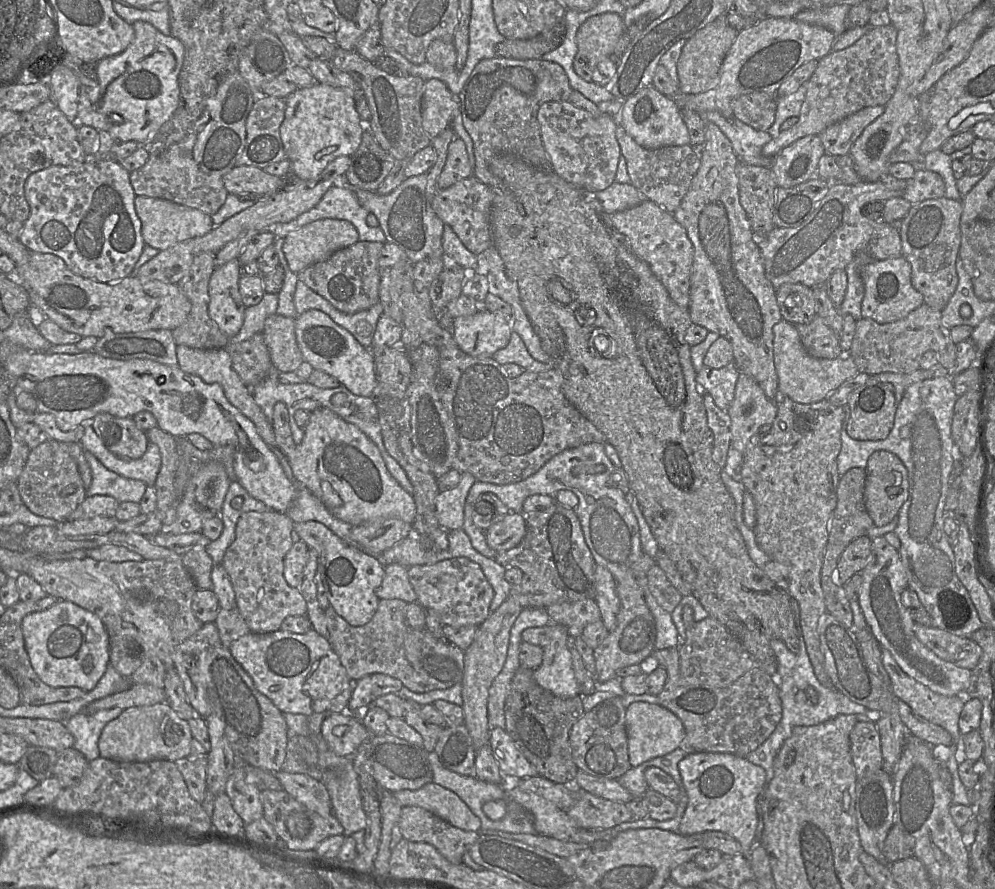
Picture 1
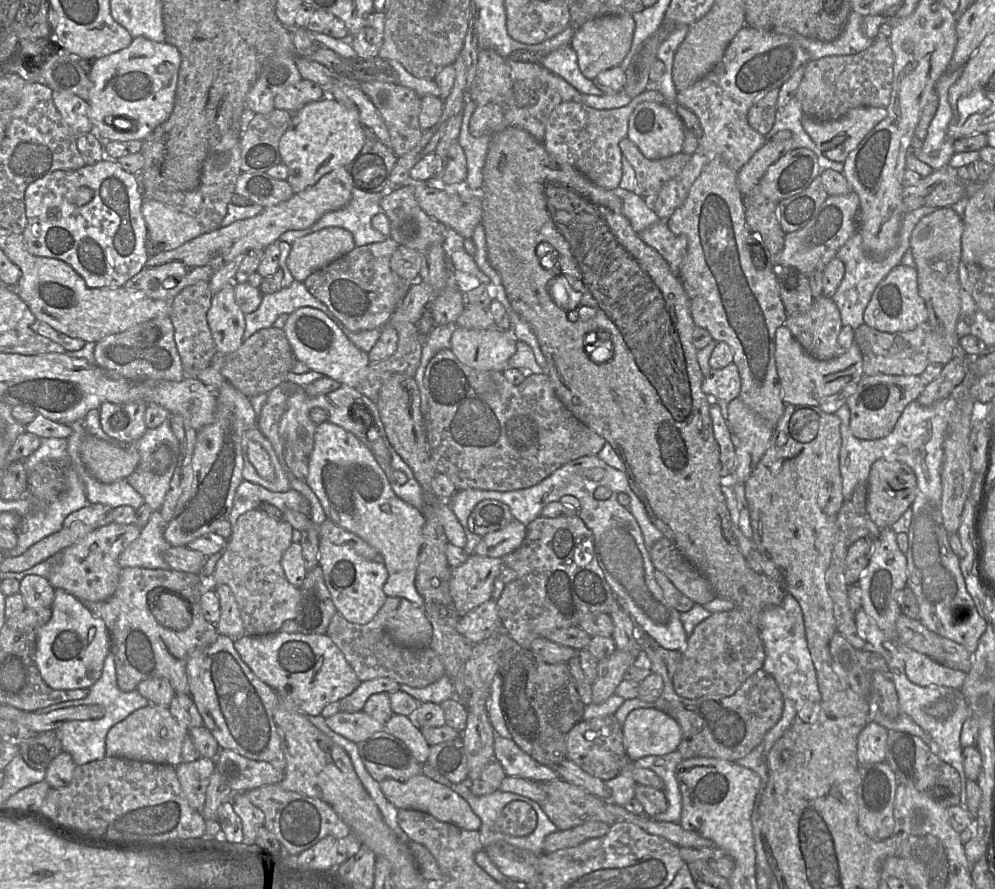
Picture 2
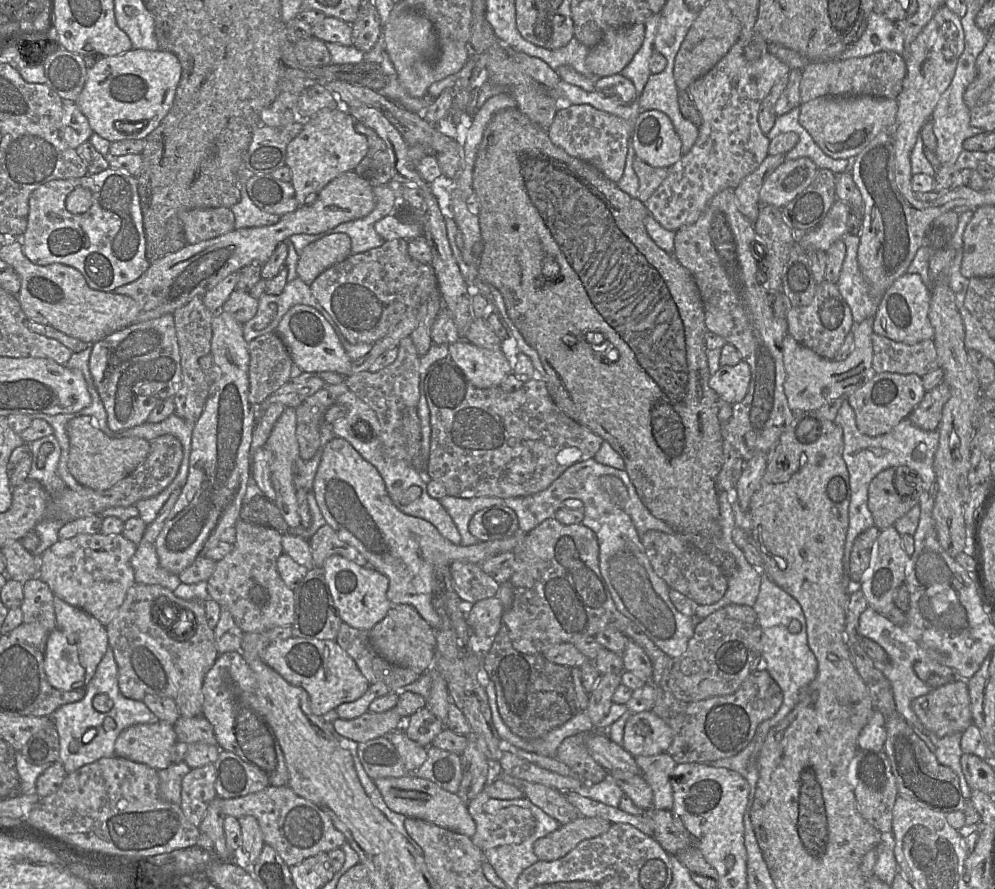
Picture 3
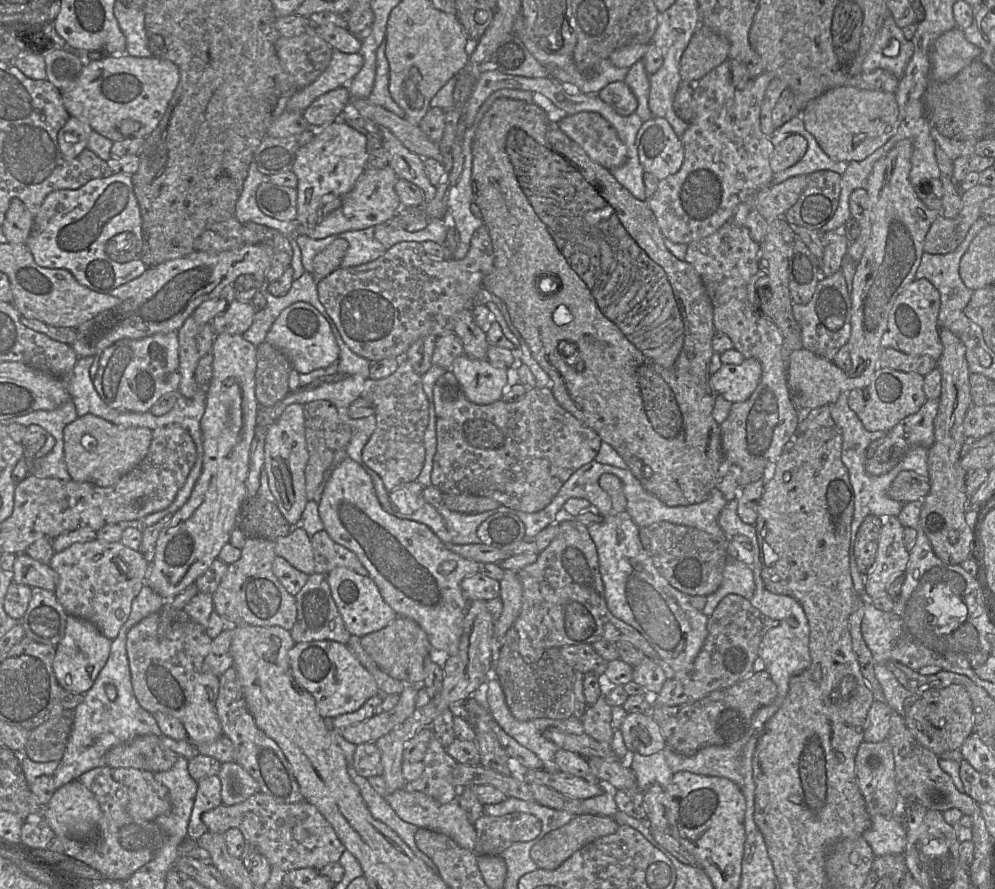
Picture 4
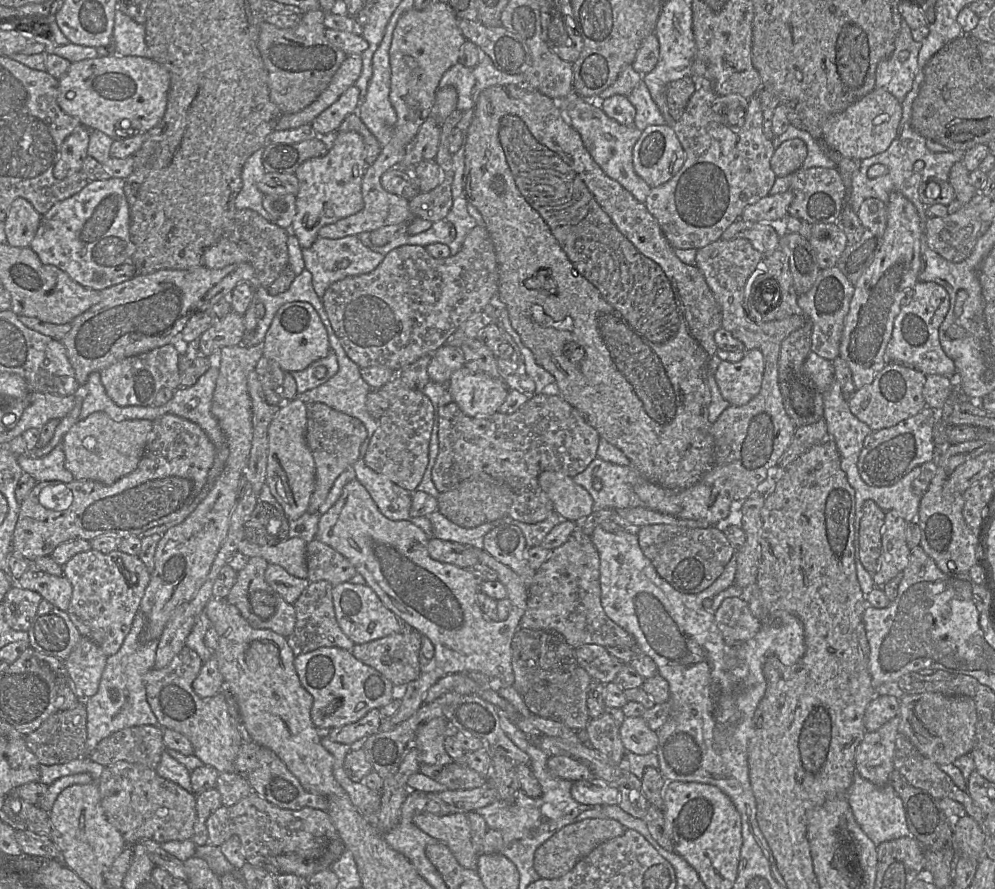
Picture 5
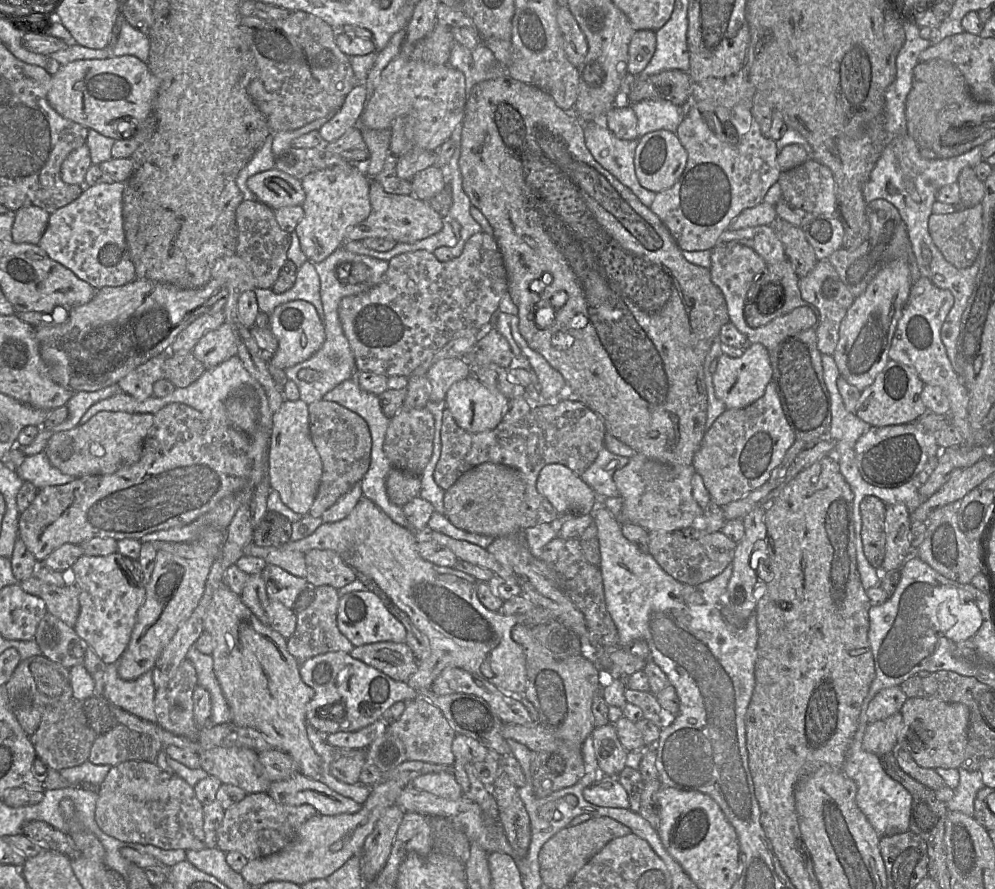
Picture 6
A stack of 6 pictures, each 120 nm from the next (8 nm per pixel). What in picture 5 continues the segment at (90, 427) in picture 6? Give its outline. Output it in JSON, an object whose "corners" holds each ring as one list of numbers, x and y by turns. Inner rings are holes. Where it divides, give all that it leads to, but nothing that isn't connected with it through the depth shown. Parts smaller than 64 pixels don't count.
{"corners":[[102,411,93,412,76,422,64,435,61,443,65,468,75,480,93,480,111,485,137,468,152,429,151,420,115,421]]}

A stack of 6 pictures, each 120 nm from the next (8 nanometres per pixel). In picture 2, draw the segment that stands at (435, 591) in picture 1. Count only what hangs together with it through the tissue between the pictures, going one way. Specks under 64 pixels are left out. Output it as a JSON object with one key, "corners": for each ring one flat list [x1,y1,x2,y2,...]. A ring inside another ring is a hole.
{"corners":[[469,555,466,562,451,569,450,594,460,617,492,599,494,581,503,569,501,558]]}

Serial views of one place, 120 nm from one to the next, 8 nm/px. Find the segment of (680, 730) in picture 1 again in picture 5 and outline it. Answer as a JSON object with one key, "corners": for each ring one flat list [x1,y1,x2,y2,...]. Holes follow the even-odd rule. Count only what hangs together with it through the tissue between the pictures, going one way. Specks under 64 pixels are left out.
{"corners":[[626,717,619,726,619,735,627,752,644,755,655,751,658,734,641,717]]}

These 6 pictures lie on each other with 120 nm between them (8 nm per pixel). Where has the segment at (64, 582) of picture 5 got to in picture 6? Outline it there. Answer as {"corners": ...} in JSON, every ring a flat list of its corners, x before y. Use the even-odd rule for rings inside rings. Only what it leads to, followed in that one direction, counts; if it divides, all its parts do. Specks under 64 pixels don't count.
{"corners":[[36,576,18,584,25,592,41,598,49,613,74,628,80,612,79,590,75,584,59,587,44,583]]}

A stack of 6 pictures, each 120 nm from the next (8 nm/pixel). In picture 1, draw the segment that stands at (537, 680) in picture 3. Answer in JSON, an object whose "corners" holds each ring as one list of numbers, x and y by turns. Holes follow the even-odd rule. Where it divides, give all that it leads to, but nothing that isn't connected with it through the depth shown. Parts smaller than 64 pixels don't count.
{"corners":[[520,666,512,678,504,706,505,731,510,735,517,749,537,770,538,776,557,784,574,784,578,768,571,755,569,733,572,726,584,714,582,698,580,695,577,695,572,698,563,699,554,695,536,682,533,676,534,670]]}

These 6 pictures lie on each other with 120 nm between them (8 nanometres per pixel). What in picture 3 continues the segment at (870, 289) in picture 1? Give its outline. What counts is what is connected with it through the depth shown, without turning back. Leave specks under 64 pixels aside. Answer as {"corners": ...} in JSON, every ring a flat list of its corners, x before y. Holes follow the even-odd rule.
{"corners":[[905,273,885,291,873,317,873,332,895,342,913,345,934,339,934,329,929,319,930,288,920,275]]}

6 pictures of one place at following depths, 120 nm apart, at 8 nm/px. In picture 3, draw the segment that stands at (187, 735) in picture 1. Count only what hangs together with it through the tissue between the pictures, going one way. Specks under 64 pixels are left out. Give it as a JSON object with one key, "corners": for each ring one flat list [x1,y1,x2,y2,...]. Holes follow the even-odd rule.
{"corners":[[163,721,136,724,123,730,115,741,115,756,145,764,157,771,168,768,172,747,178,742,174,725]]}

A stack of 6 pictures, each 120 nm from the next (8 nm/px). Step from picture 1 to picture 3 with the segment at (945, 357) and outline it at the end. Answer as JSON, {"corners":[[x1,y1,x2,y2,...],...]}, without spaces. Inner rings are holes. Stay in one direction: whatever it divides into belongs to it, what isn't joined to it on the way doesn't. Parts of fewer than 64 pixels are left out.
{"corners":[[872,334,872,369,878,373,917,374,920,377,939,367,933,340,909,345]]}

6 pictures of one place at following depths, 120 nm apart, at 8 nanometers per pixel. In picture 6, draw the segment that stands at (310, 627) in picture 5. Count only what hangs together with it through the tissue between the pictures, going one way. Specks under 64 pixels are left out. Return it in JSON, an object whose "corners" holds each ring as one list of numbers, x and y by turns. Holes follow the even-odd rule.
{"corners":[[323,585,314,588,315,596,311,604,297,613,297,623,294,633,287,639,287,649,298,664,309,658,328,652,350,653,354,646,340,632,337,626,339,605,338,590,332,586]]}

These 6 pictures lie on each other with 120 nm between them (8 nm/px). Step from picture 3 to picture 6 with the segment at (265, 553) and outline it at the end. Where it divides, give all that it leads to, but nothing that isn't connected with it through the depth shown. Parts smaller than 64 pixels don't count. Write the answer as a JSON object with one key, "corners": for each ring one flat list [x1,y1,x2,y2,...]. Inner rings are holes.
{"corners":[[261,573,249,575,240,598,261,623,277,631,285,639,294,633,297,613,267,593]]}

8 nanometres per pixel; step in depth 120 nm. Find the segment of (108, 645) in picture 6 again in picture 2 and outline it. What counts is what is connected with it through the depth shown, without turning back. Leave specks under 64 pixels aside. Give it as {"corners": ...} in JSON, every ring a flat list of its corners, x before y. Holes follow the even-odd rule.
{"corners":[[111,522,94,529,73,545,63,549,53,560,46,577,55,590,63,590,80,601,99,602,110,598,116,591,122,568,118,558,125,548,141,533,134,523]]}

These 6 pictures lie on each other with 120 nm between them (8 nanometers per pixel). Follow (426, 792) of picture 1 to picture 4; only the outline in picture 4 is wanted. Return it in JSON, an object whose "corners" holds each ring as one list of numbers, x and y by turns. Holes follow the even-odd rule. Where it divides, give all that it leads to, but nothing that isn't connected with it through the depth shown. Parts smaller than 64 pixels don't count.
{"corners":[[382,775,371,776,367,778,367,780,376,793,385,799,393,811,403,821,413,824,418,828,425,828,442,833,455,841,460,847,474,851,476,842,475,828,473,824,469,822,456,800,447,804,441,804,421,792,407,792,405,789,389,793]]}

